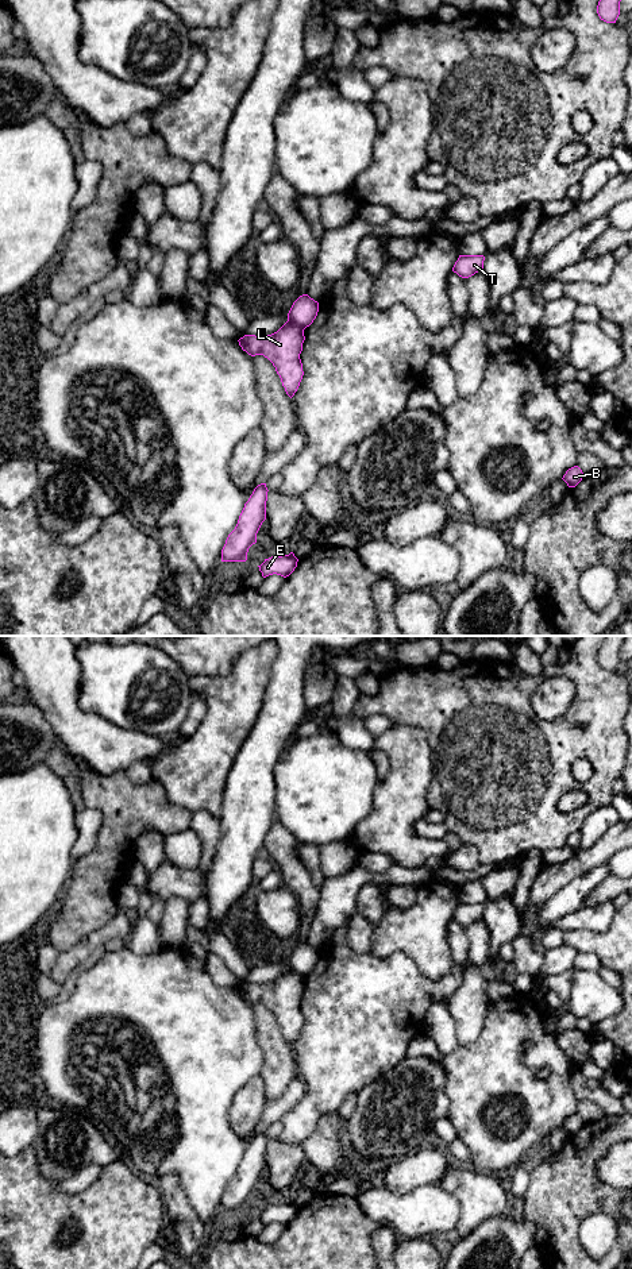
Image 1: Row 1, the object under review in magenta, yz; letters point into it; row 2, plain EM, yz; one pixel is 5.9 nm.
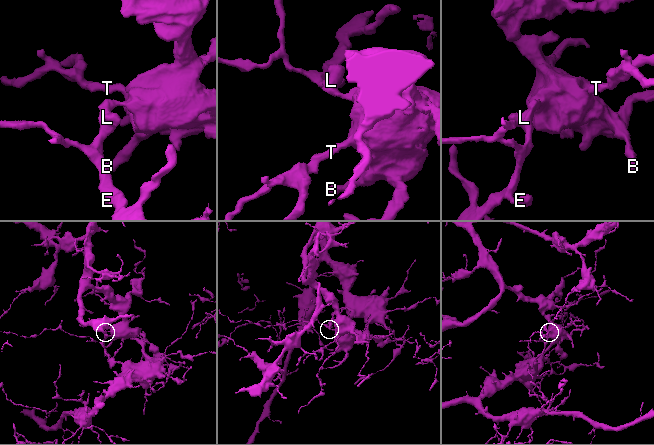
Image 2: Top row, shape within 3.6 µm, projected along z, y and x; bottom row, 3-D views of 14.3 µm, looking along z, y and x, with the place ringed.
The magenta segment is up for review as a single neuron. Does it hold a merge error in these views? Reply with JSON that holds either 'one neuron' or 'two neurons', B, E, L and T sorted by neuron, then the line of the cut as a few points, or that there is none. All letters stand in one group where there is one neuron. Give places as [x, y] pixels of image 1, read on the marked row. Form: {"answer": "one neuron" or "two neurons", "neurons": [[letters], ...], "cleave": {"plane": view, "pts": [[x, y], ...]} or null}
{"answer": "two neurons", "neurons": [["B", "T"], ["E", "L"]], "cleave": {"plane": "yz", "pts": [[288, 320], [304, 328]]}}

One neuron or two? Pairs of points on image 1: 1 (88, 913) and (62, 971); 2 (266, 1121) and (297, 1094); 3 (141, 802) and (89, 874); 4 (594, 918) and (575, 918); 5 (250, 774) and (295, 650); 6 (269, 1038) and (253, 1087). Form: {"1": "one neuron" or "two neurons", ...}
{"1": "two neurons", "2": "one neuron", "3": "one neuron", "4": "one neuron", "5": "one neuron", "6": "two neurons"}

